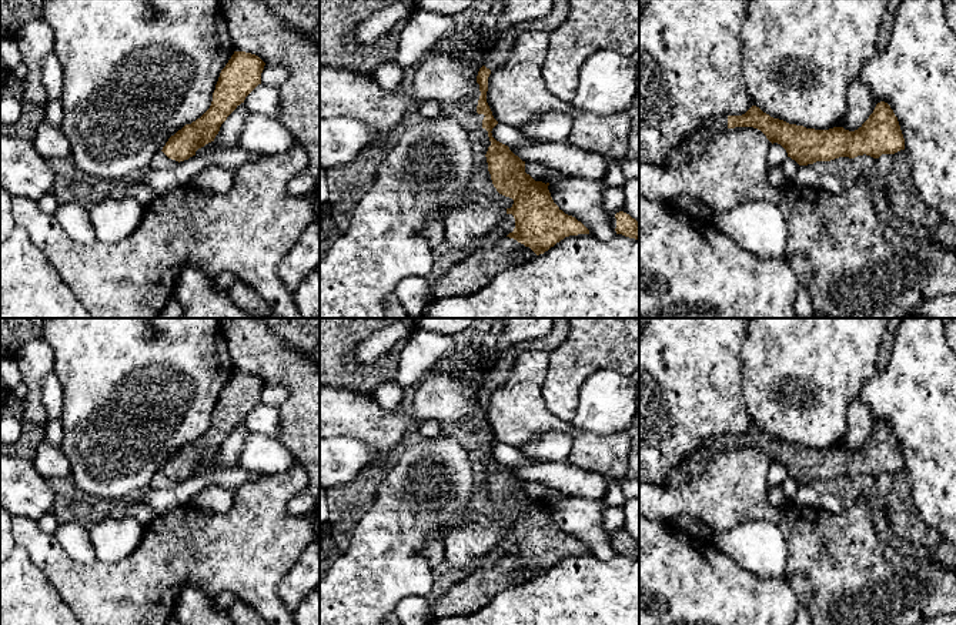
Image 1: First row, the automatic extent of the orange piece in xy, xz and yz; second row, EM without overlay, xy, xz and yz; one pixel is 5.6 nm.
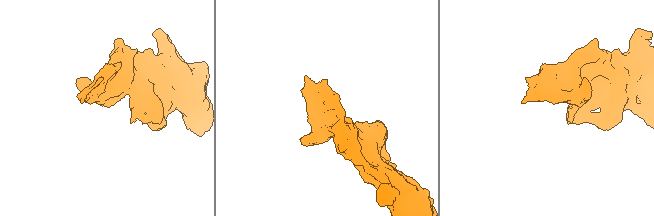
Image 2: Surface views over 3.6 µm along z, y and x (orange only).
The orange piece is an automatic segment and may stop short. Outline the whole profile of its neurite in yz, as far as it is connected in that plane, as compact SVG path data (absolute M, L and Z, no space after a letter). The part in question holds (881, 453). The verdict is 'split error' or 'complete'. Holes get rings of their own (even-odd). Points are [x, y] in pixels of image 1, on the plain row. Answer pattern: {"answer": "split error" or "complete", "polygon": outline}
{"answer": "split error", "polygon": "M885 421L878 422L869 438L855 451L843 447L806 448L773 438L759 427L752 425L742 435L722 435L703 441L696 451L692 451L672 469L666 482L675 487L701 475L718 452L735 447L761 449L772 464L780 464L788 477L799 485L830 481L839 477L855 478L863 474L879 478L882 474L905 469L905 458L897 437Z"}

